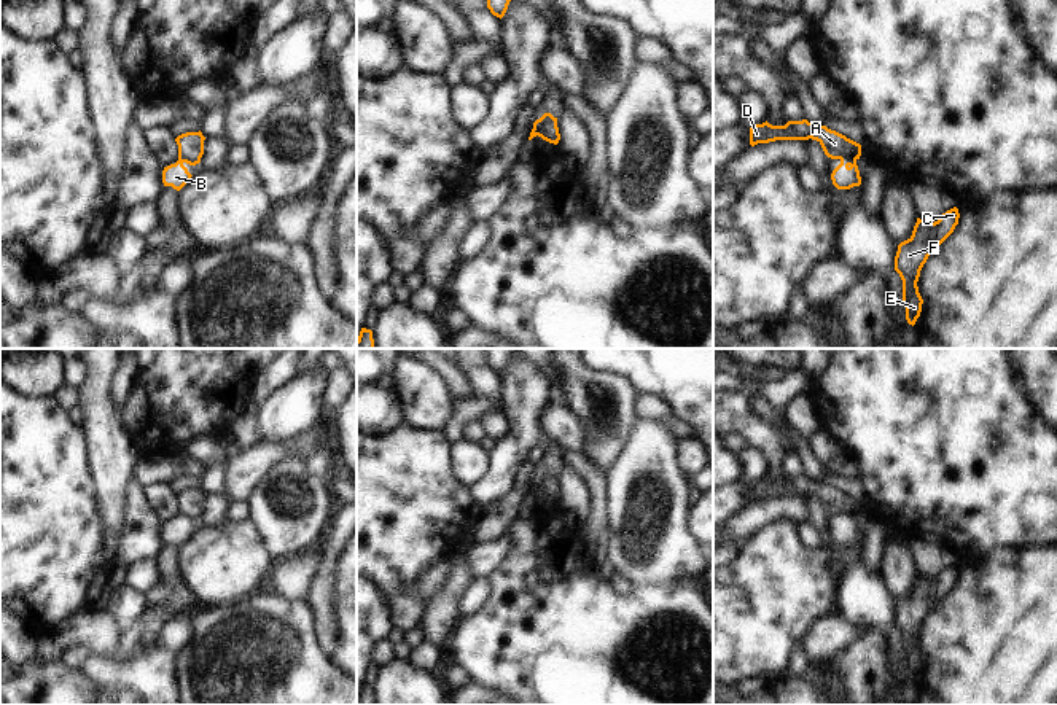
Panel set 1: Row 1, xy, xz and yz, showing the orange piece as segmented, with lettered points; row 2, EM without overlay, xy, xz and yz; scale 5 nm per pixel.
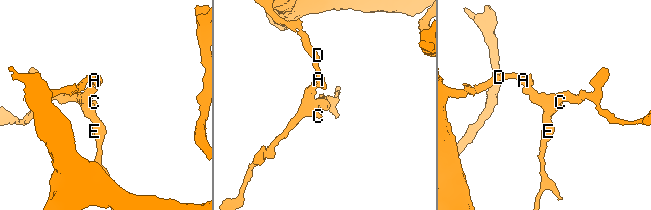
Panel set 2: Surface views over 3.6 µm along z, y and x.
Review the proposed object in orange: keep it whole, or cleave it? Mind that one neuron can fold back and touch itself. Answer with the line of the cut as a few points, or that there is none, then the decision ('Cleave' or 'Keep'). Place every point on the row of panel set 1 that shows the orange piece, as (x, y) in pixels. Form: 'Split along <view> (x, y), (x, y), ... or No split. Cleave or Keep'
Split along yz (855, 159), (841, 161). Cleave.

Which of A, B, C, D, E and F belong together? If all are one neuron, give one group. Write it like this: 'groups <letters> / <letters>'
groups A D / B C E F

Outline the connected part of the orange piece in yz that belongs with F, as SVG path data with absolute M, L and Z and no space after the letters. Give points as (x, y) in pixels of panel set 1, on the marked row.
M957 207L942 213L942 216L934 223L917 218L912 236L898 245L895 271L903 280L906 320L912 326L920 317L923 304L917 286L920 271L928 256L954 232L958 218L960 213Z

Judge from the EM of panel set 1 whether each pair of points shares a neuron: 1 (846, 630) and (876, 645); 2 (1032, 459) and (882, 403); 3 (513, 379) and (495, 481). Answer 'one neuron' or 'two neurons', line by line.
1: two neurons
2: one neuron
3: one neuron

